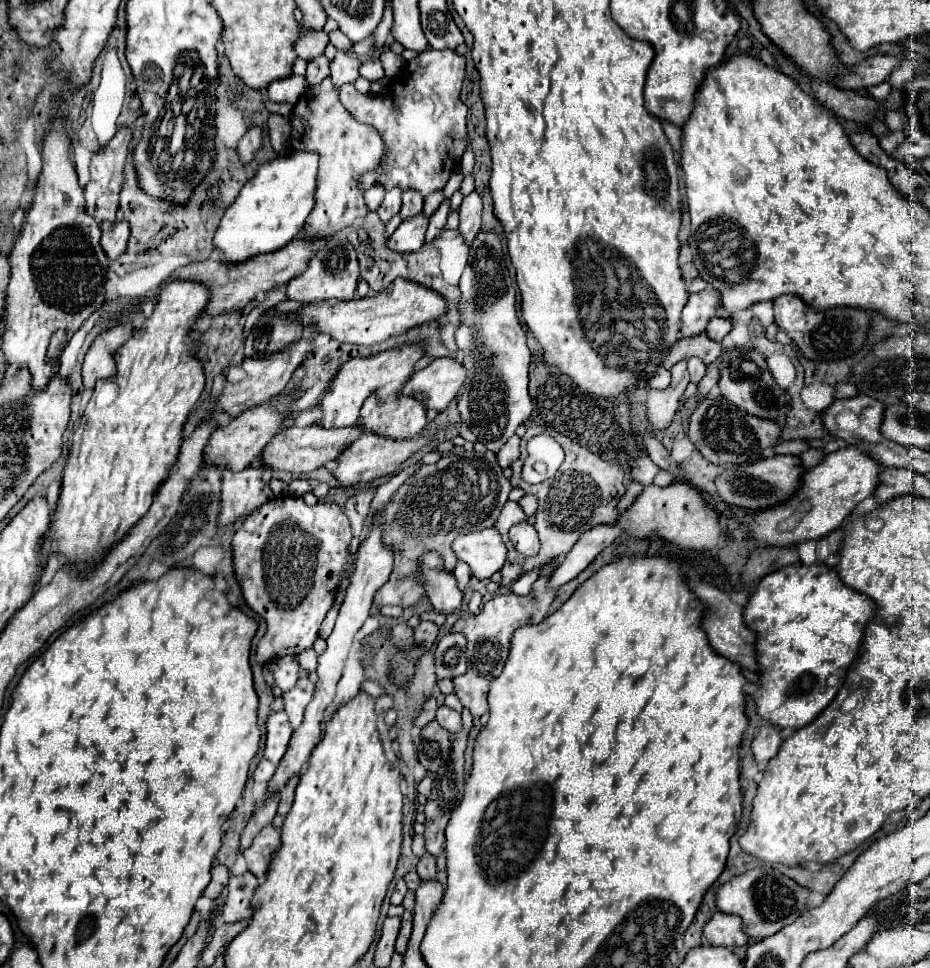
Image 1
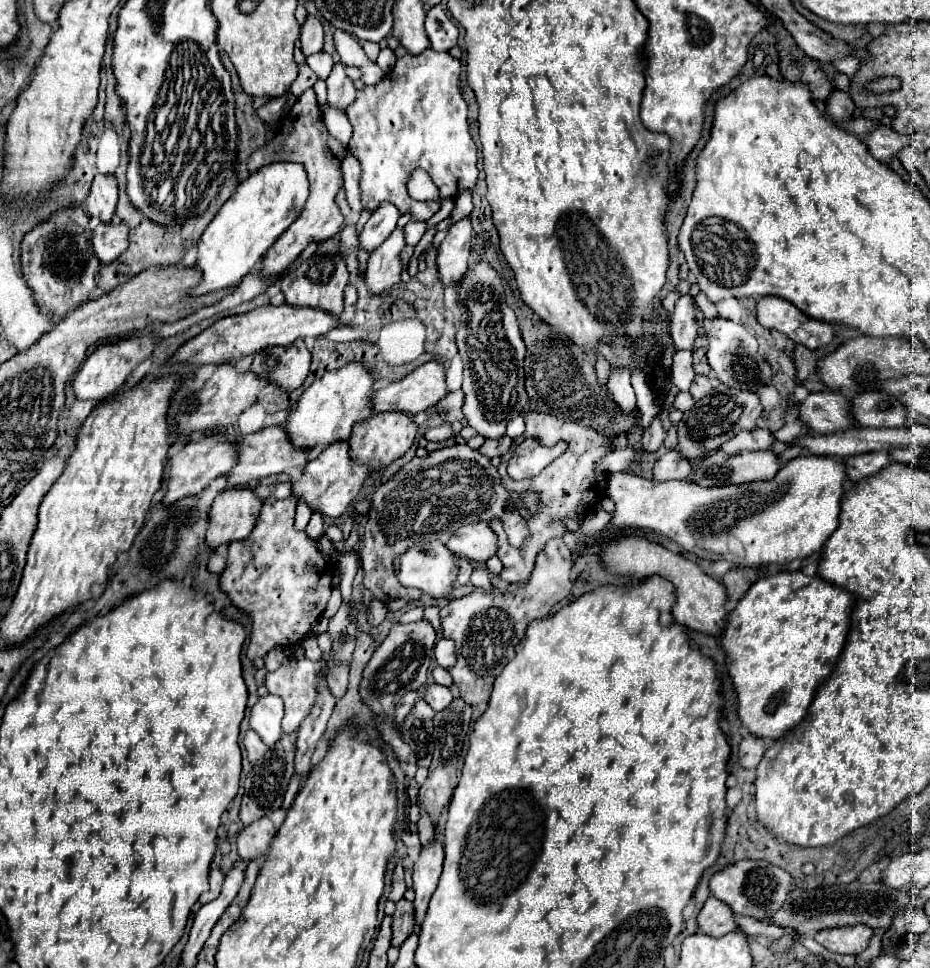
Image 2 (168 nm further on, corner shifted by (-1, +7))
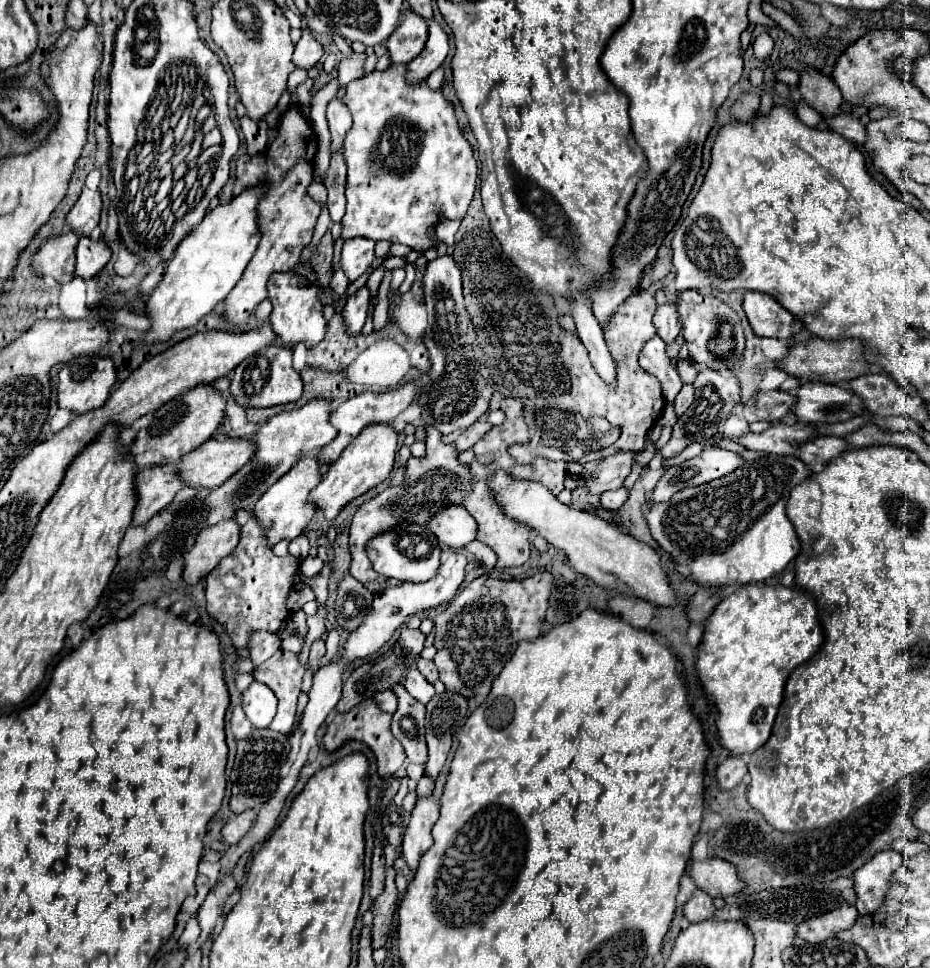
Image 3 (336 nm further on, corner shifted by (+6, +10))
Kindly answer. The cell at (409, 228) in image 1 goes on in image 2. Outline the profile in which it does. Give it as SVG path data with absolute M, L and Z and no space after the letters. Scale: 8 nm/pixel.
M395 229L393 235L369 257L365 283L373 295L383 295L387 289L399 283L401 279L401 261L399 253L405 247L403 231Z

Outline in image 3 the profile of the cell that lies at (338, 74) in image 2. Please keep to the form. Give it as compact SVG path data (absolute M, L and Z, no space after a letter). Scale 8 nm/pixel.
M332 98L332 100L330 100L330 104L328 104L328 112L326 112L326 118L328 118L330 132L332 132L332 150L342 148L344 136L346 136L348 128L352 126L350 110L348 110L346 104L342 102L342 98Z

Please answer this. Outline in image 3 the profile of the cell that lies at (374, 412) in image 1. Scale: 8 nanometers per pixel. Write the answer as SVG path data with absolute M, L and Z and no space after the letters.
M370 424L370 428L364 428L344 448L340 458L330 464L322 482L310 492L310 500L324 510L328 520L334 520L342 506L346 506L350 500L362 496L366 490L386 480L386 476L394 468L396 450L398 450L398 432L390 424Z

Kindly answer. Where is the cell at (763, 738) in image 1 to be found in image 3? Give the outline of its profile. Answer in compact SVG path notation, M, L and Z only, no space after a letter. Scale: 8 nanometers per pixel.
M728 756L724 762L718 764L718 770L716 770L720 788L722 790L734 788L736 784L742 782L746 772L748 770L746 770L746 758L744 756Z

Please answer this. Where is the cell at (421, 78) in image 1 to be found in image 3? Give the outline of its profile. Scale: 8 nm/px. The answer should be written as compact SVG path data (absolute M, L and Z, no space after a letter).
M390 64L384 72L372 72L360 80L352 80L346 88L346 94L342 96L342 100L348 104L350 112L352 112L352 118L354 118L354 124L352 128L348 130L346 134L346 140L344 140L344 156L346 156L346 164L348 164L348 182L346 182L346 214L342 218L342 238L354 238L354 236L368 236L372 240L388 240L388 242L400 242L400 244L406 244L406 246L412 246L414 250L428 250L432 246L436 246L434 238L428 236L428 228L430 226L436 226L438 222L442 220L462 220L466 210L468 210L468 204L474 196L474 190L476 190L476 160L472 156L472 146L468 144L468 140L464 138L460 126L458 126L458 120L456 120L456 108L452 102L448 102L442 94L442 90L430 90L428 88L428 80L420 80L418 84L410 84L406 80L406 72L408 72L408 66L406 64Z

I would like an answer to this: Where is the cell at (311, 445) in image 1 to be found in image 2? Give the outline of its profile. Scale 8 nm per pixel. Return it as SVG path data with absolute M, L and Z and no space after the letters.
M277 425L265 427L251 435L239 435L235 441L237 441L237 465L225 475L229 485L247 485L249 481L283 473L289 467L305 465L309 455L309 451L299 451L297 447L293 447L289 443L289 437L285 435L285 429Z

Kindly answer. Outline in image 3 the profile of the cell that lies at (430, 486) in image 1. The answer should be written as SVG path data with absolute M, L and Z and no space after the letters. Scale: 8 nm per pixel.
M428 426L426 428L426 434L428 434L428 448L426 448L426 456L424 458L410 458L404 466L404 480L402 484L396 484L396 486L388 486L384 492L380 492L378 496L374 496L372 500L366 500L354 514L354 520L352 520L352 526L350 526L350 554L352 554L352 576L356 580L360 580L372 594L378 594L378 592L384 592L384 588L392 586L394 582L382 574L376 574L372 564L370 564L370 558L368 558L368 552L366 552L366 544L374 538L374 536L380 536L380 532L388 532L388 530L394 530L400 524L420 524L420 526L428 526L428 522L434 518L434 514L442 512L442 508L448 508L450 504L464 504L464 488L466 484L470 484L470 464L462 464L458 460L458 450L454 448L454 444L444 444L442 442L442 434L434 428L434 426Z

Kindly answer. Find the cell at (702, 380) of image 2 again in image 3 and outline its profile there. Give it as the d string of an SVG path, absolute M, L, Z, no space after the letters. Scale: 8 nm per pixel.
M684 384L682 390L678 392L674 404L672 404L674 410L676 410L676 414L678 414L678 416L684 414L686 408L692 404L692 400L694 400L694 386L692 386L692 384Z

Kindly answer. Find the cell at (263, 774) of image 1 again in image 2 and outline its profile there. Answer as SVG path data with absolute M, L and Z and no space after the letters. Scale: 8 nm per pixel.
M249 729L249 731L245 733L245 737L243 737L243 745L245 745L247 753L249 753L249 761L251 761L251 763L263 759L265 753L269 751L269 747L259 739L259 735L257 735L253 729Z

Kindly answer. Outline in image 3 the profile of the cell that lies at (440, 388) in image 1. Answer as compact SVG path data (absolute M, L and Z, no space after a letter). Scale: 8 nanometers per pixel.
M408 380L406 384L402 384L402 386L394 388L394 390L380 392L380 394L376 394L376 392L362 392L362 394L356 394L354 398L348 398L348 400L342 402L340 406L336 406L334 412L332 412L332 416L330 416L330 422L332 422L332 426L338 430L338 436L334 438L332 444L324 446L324 448L318 452L320 460L326 462L326 464L328 464L328 462L334 462L334 460L340 456L340 452L350 444L350 440L354 440L354 438L360 434L360 430L362 430L364 426L376 424L376 422L380 422L380 424L390 424L402 410L408 408L410 402L416 400L416 392L418 392L416 382L414 382L414 380Z

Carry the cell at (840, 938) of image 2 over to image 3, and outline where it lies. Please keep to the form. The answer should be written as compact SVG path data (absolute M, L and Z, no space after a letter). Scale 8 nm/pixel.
M842 904L840 908L834 908L832 912L826 912L822 916L802 922L796 928L796 934L798 934L798 938L814 944L814 942L836 938L838 932L852 928L854 920L858 920L858 910L854 906Z

